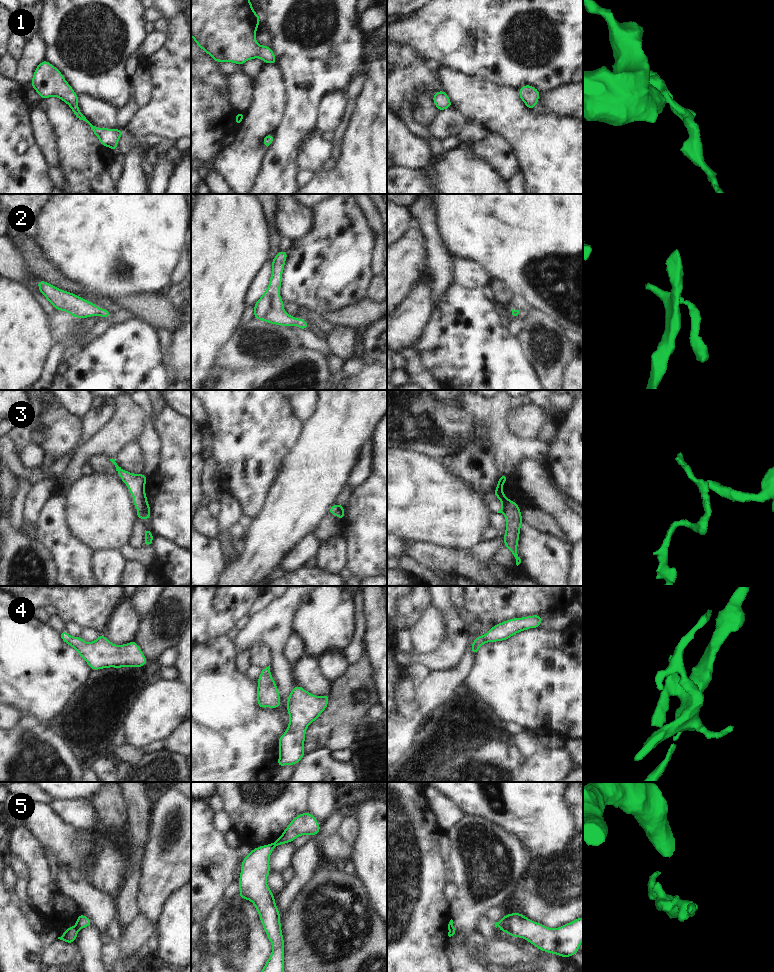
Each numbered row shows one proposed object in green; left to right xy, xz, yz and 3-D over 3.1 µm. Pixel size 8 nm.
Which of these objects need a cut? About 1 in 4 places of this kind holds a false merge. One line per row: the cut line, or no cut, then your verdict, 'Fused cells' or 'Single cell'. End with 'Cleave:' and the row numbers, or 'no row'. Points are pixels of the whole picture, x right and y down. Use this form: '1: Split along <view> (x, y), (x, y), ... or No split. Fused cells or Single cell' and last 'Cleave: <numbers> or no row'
1: No split. Single cell
2: No split. Single cell
3: Split along xy (146, 500), (142, 516). Fused cells
4: No split. Single cell
5: Split along xy (75, 926), (78, 929). Fused cells
Cleave: 3, 5

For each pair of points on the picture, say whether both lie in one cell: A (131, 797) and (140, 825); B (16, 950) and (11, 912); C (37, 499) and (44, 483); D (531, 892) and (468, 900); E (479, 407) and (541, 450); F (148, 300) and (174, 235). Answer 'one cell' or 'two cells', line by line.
A: one cell
B: one cell
C: one cell
D: two cells
E: one cell
F: two cells

